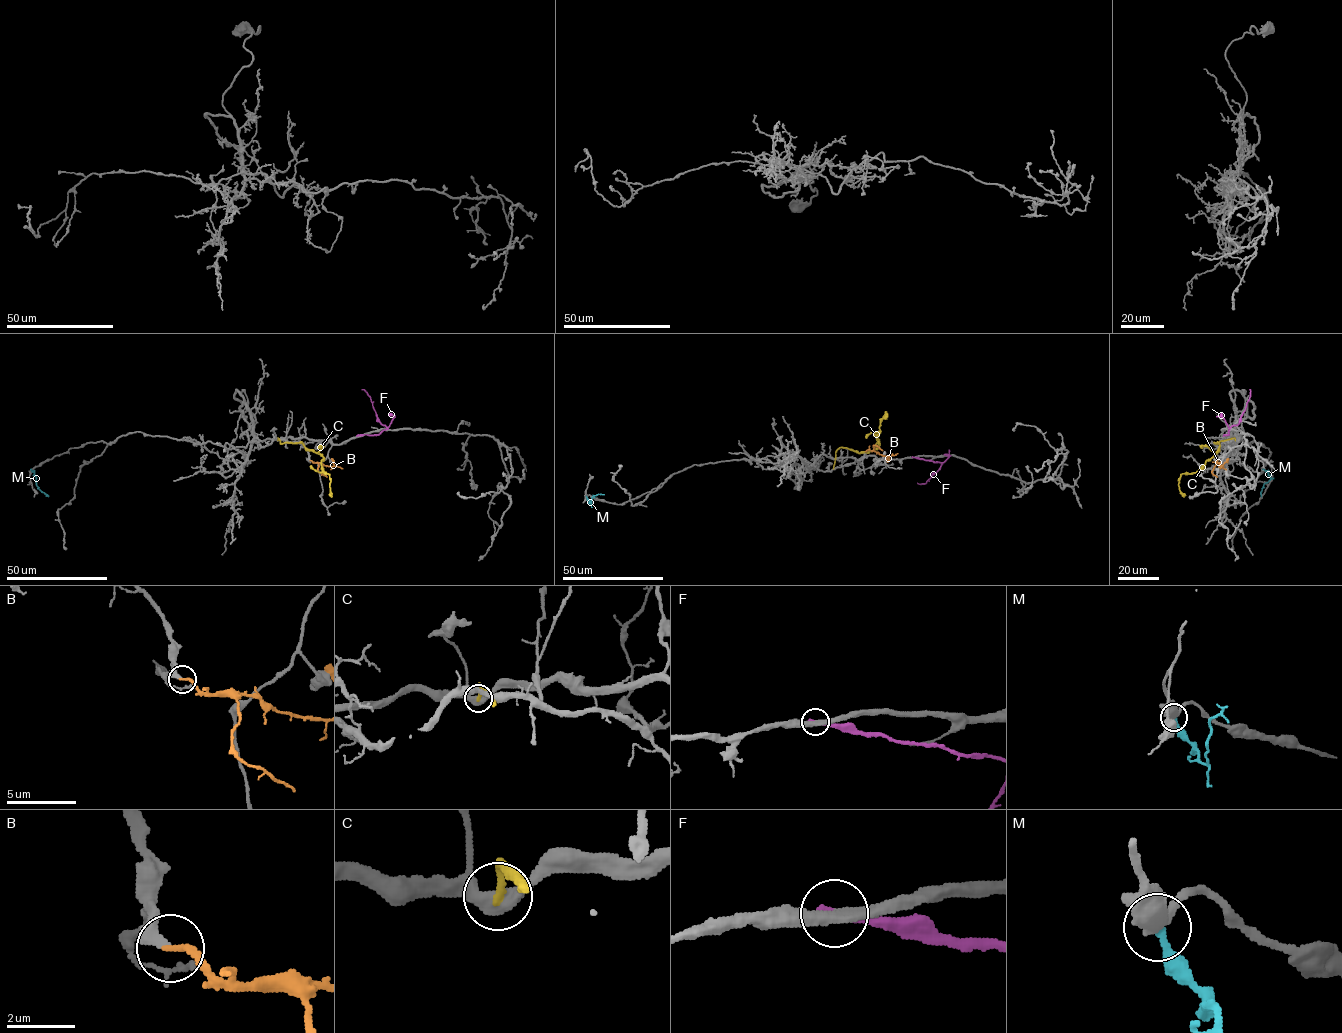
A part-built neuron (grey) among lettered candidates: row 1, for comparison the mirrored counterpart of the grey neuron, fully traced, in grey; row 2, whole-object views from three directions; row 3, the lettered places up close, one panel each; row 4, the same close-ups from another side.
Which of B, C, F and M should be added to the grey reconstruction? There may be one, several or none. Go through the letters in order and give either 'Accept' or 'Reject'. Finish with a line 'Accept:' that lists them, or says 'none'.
B: Accept
C: Reject
F: Reject
M: Reject
Accept: B

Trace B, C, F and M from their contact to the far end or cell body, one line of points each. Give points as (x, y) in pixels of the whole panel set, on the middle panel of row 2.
B: (866, 451), (874, 450), (888, 456), (898, 453)
C: (833, 468), (835, 451), (840, 447), (858, 452), (875, 449), (878, 446), (876, 435), (885, 412), (885, 419)
F: (913, 457), (942, 464), (925, 483), (917, 483)
M: (586, 497), (591, 504), (594, 495), (604, 495)

